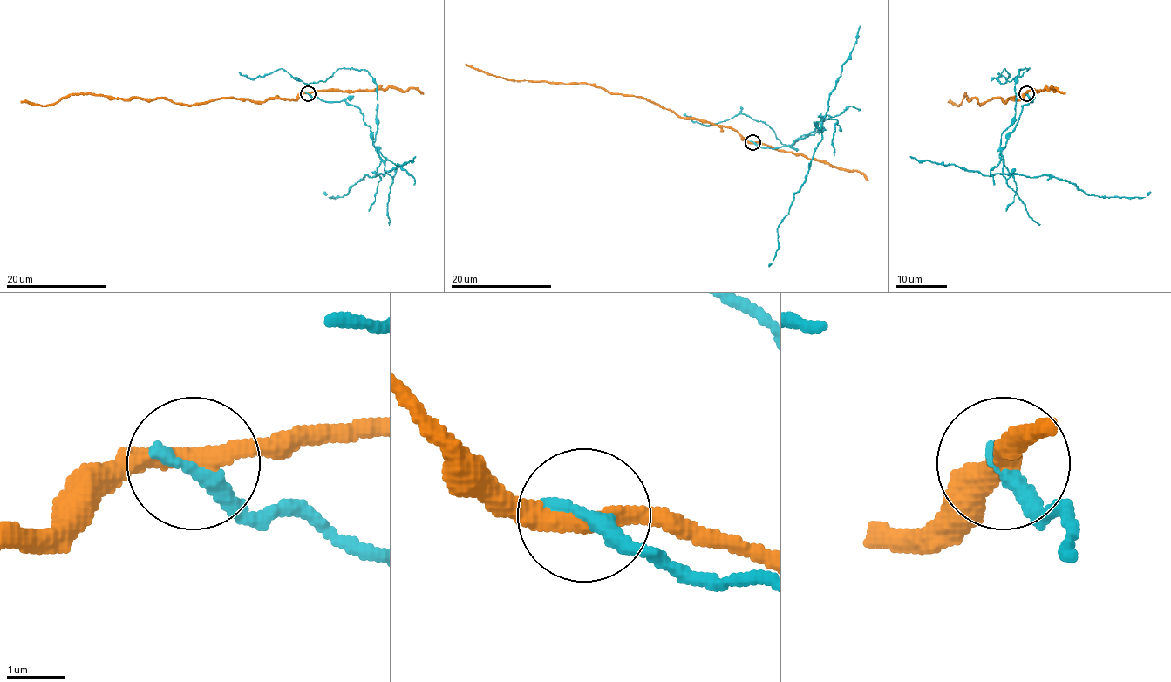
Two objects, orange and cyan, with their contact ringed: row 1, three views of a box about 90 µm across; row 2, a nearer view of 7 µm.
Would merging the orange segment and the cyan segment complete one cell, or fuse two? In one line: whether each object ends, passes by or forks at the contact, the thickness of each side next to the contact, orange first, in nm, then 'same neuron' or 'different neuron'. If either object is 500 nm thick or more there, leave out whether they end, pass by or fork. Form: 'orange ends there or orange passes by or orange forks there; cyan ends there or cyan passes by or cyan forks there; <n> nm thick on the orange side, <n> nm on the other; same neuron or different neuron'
orange passes by; cyan ends there; 320 nm thick on the orange side, 320 nm on the other; different neuron

